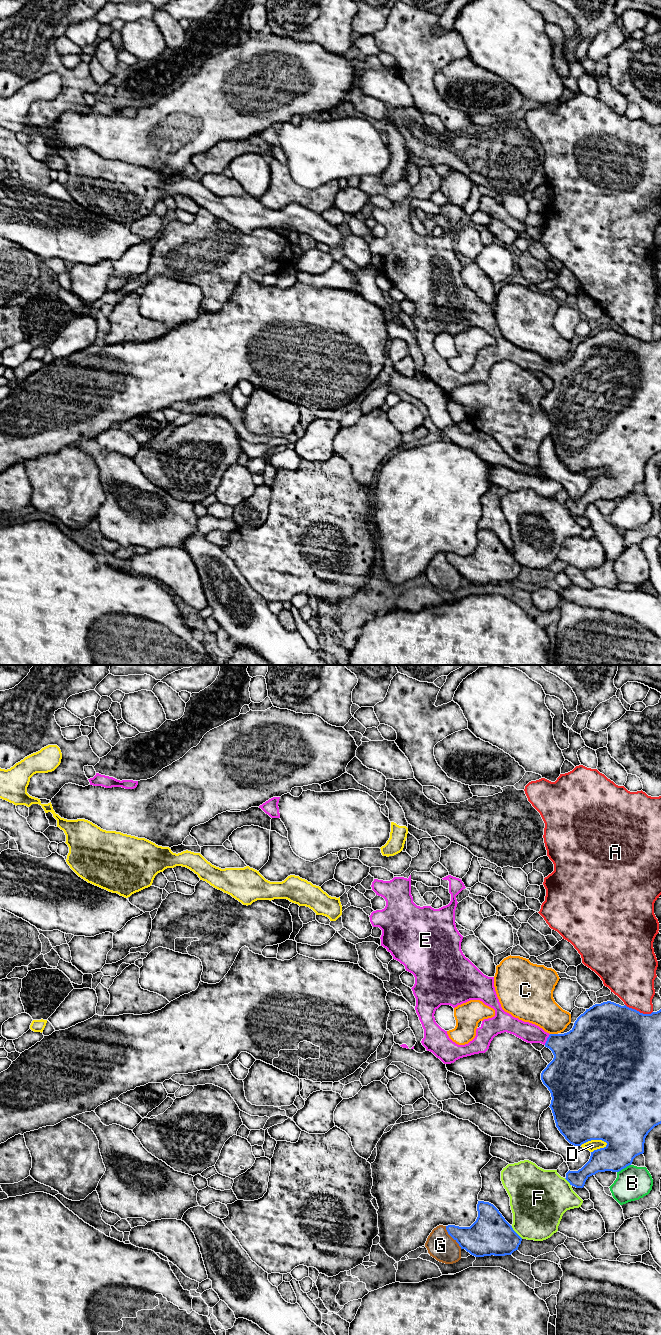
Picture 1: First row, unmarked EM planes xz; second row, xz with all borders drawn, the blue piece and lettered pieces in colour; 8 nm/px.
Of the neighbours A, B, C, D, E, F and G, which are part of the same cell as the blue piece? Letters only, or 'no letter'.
E

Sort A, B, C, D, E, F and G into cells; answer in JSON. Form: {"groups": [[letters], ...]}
{"groups": [["A"], ["B"], ["C"], ["D"], ["E"], ["F"], ["G"]]}

